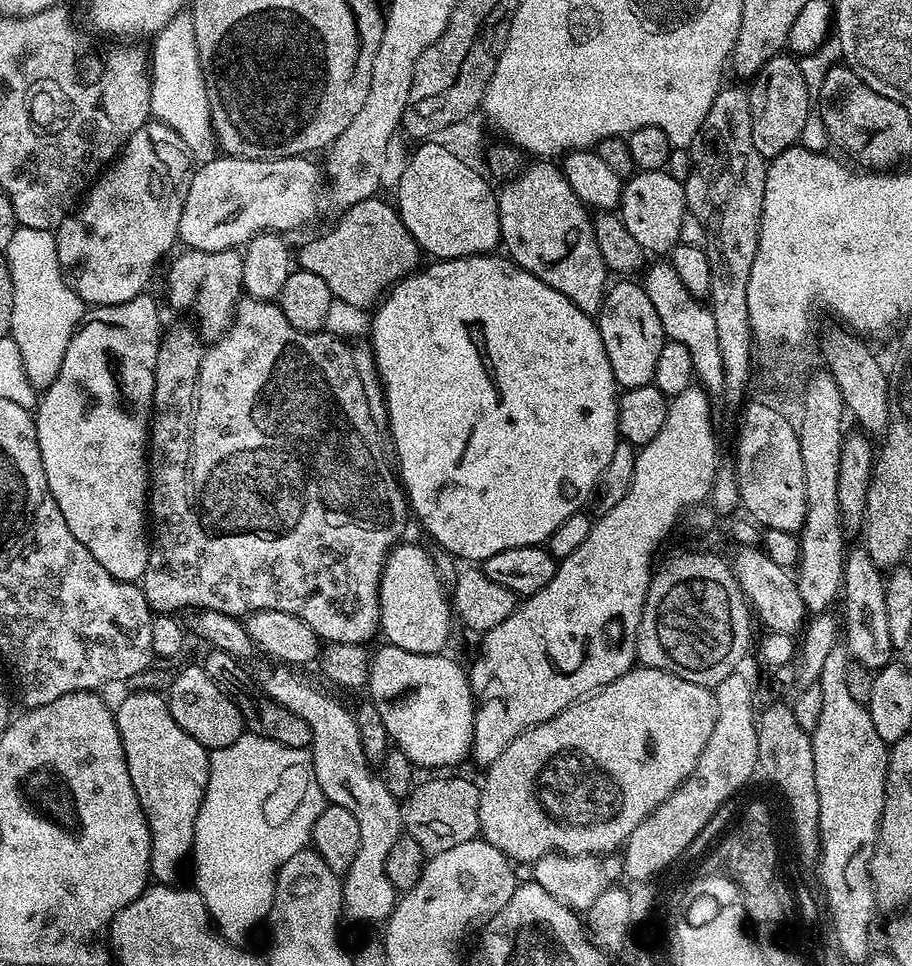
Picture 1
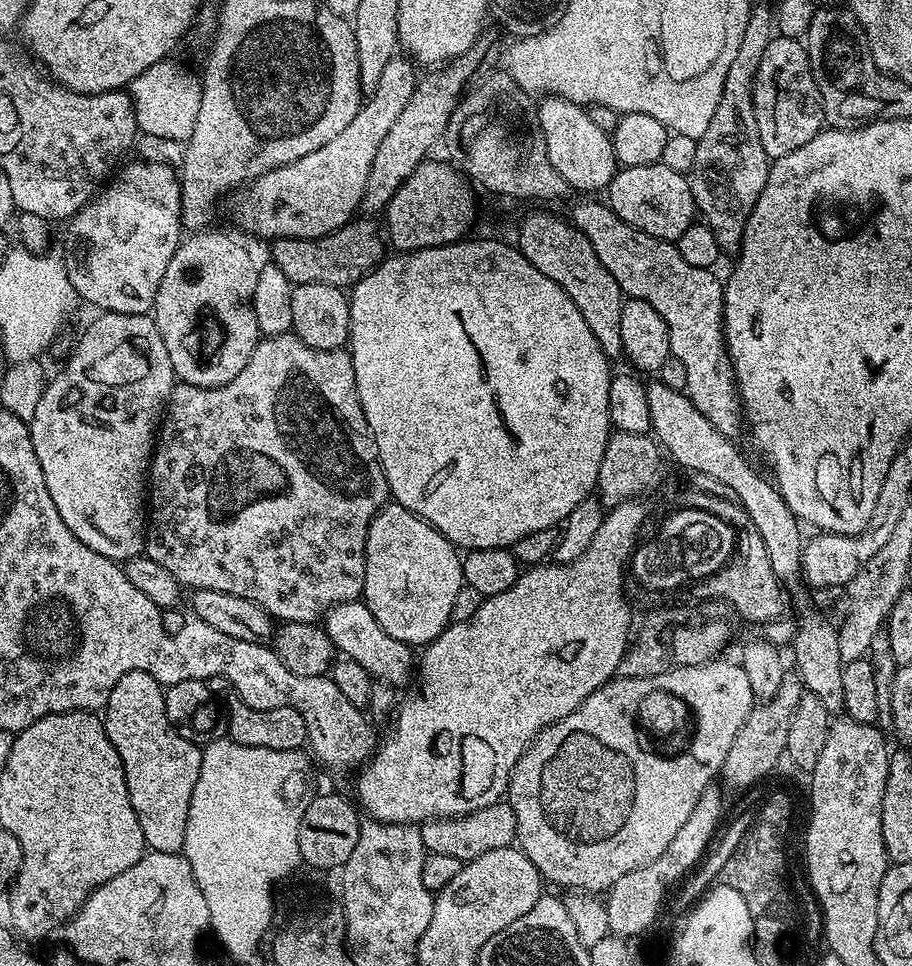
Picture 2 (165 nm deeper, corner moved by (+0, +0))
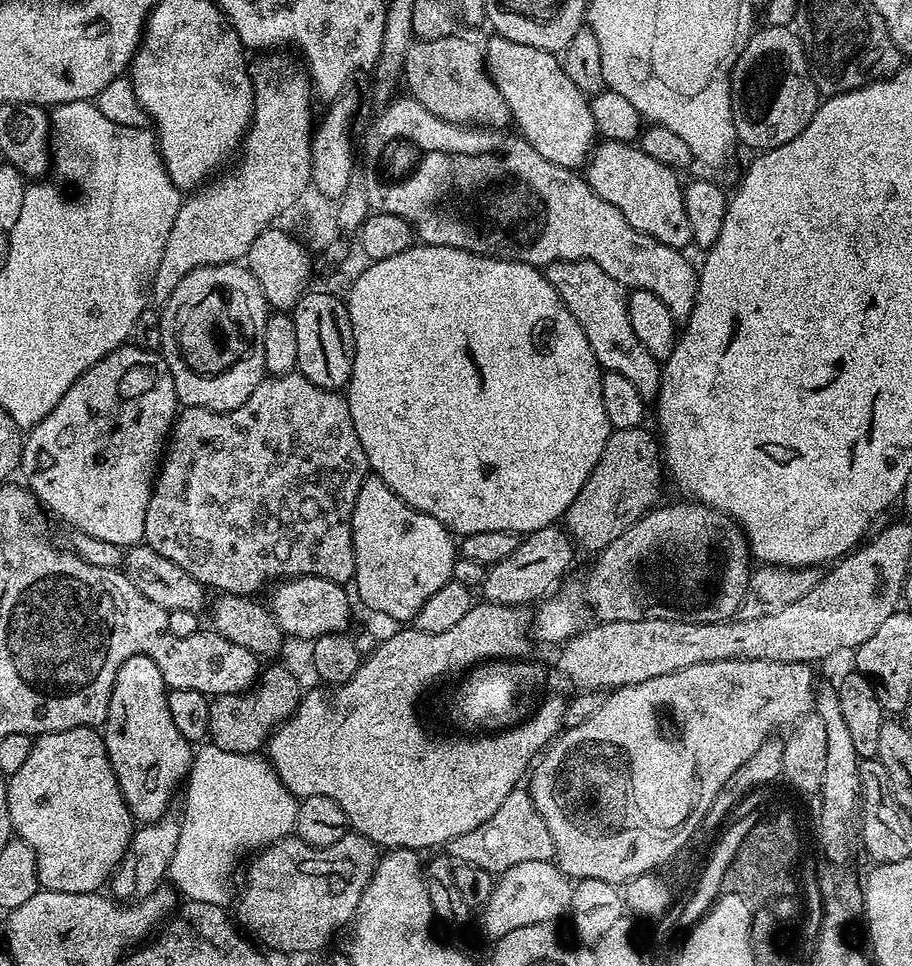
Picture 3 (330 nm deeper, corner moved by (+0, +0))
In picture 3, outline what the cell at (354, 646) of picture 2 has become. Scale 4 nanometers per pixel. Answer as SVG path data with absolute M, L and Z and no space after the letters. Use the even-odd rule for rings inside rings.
M294 576L279 581L271 589L270 611L285 637L297 636L300 640L311 642L331 632L344 632L347 629L347 624L352 620L352 604L348 601L347 591L349 589L345 585L326 578Z

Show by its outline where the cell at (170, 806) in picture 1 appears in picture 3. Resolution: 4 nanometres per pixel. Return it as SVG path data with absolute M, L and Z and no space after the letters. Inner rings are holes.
M126 658L116 671L116 681L110 694L108 717L102 725L106 754L112 763L118 786L132 814L141 825L169 815L172 795L187 781L192 768L193 745L174 726L168 705L169 686L162 678L162 670L150 658Z

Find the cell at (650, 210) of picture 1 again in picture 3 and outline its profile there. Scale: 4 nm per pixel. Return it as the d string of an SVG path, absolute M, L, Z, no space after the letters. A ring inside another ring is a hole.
M613 140L597 143L588 157L586 179L594 194L614 206L634 230L671 248L687 249L692 244L690 218L686 218L684 184L670 166L662 166L639 146Z

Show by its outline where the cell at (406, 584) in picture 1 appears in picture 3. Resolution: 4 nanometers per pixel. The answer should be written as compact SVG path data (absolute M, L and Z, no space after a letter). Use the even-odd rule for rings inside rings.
M369 474L358 490L352 515L354 546L354 585L360 600L368 608L400 622L415 621L426 598L442 590L452 579L458 559L458 544L442 522L414 510L382 478Z

